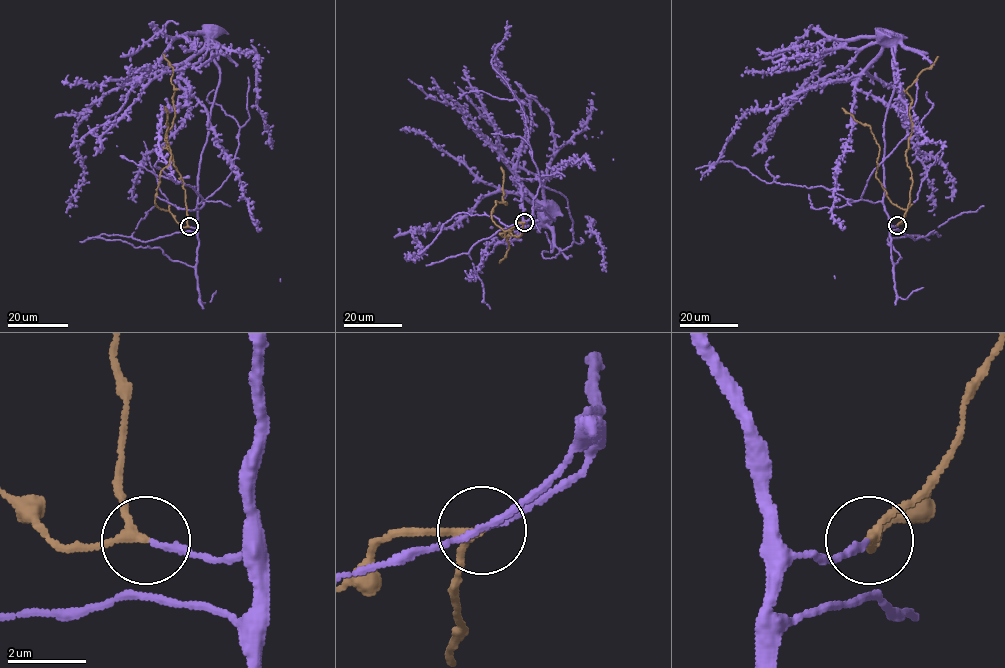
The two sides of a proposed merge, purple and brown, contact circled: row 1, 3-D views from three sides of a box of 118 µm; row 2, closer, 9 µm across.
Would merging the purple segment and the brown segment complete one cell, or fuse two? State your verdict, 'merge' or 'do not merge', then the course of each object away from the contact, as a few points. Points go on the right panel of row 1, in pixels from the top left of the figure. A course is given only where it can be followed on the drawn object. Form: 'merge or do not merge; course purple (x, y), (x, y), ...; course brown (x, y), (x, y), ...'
merge; course purple (897, 225), (891, 225), (883, 202), (883, 123), (894, 83), (892, 34); course brown (897, 225), (907, 208), (913, 179), (905, 155), (912, 131), (909, 109), (912, 99), (906, 90), (938, 56)

